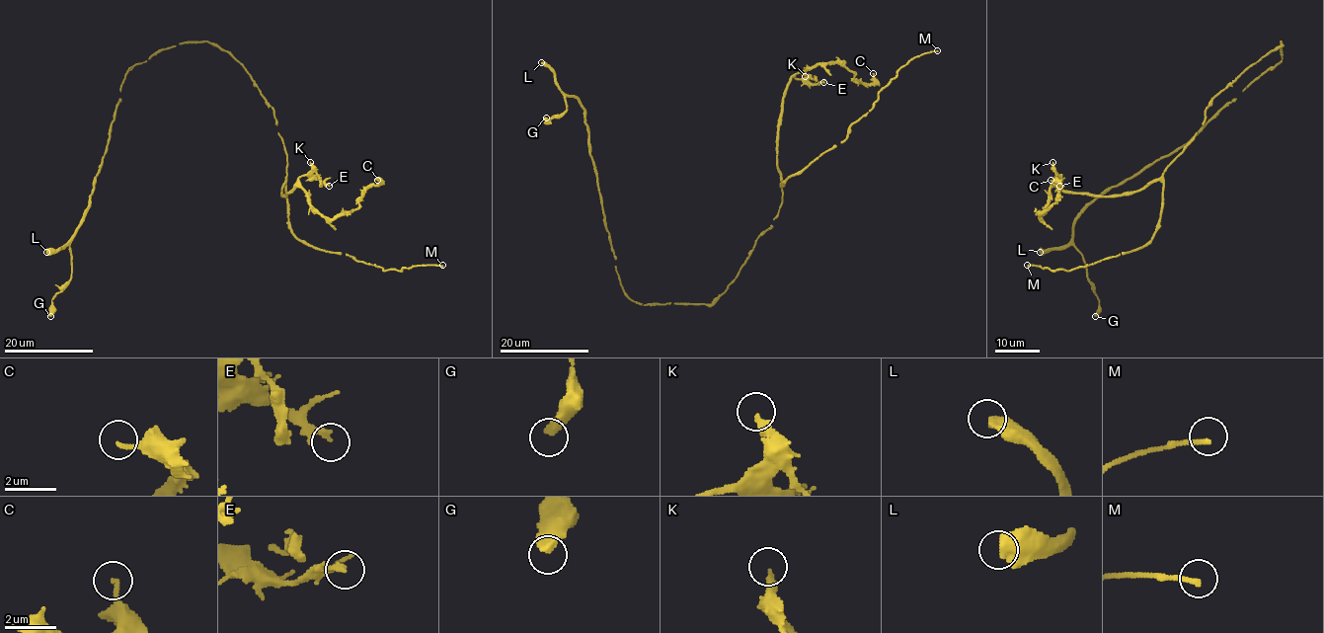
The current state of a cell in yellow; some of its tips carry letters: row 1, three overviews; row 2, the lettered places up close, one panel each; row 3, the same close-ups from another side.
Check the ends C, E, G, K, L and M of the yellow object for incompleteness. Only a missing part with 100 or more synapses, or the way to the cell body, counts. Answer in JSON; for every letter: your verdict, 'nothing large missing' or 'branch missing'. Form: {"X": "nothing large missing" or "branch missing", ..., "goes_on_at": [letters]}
{"C": "nothing large missing", "E": "nothing large missing", "G": "nothing large missing", "K": "nothing large missing", "L": "nothing large missing", "M": "nothing large missing", "goes_on_at": []}

